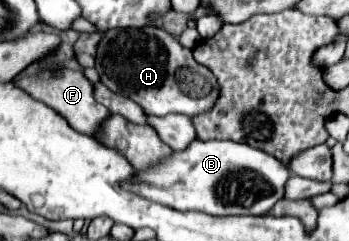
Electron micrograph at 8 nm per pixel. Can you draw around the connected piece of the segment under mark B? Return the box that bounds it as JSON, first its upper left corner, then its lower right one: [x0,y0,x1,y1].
[123,140,291,216]

